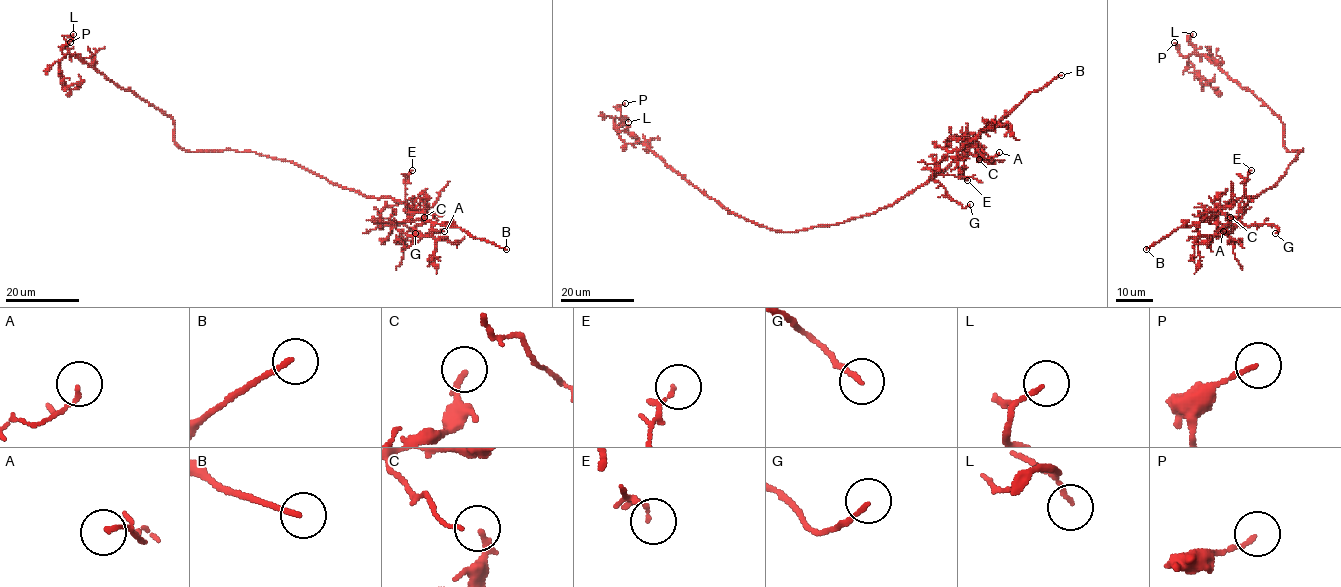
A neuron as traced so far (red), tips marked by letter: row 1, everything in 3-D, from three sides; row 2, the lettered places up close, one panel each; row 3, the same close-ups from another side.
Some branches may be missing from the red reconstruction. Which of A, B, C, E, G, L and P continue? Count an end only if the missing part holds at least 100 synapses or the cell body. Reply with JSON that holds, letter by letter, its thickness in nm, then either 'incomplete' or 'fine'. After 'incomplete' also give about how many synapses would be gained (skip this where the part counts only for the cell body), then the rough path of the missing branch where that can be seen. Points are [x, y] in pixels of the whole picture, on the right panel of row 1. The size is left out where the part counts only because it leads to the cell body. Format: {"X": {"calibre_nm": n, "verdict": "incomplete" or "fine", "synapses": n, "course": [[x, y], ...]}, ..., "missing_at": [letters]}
{"A": {"calibre_nm": 90, "verdict": "fine"}, "B": {"calibre_nm": 160, "verdict": "incomplete"}, "C": {"calibre_nm": 220, "verdict": "fine"}, "E": {"calibre_nm": 90, "verdict": "fine"}, "G": {"calibre_nm": 150, "verdict": "fine"}, "L": {"calibre_nm": 120, "verdict": "fine"}, "P": {"calibre_nm": 120, "verdict": "fine"}, "missing_at": ["B"]}

